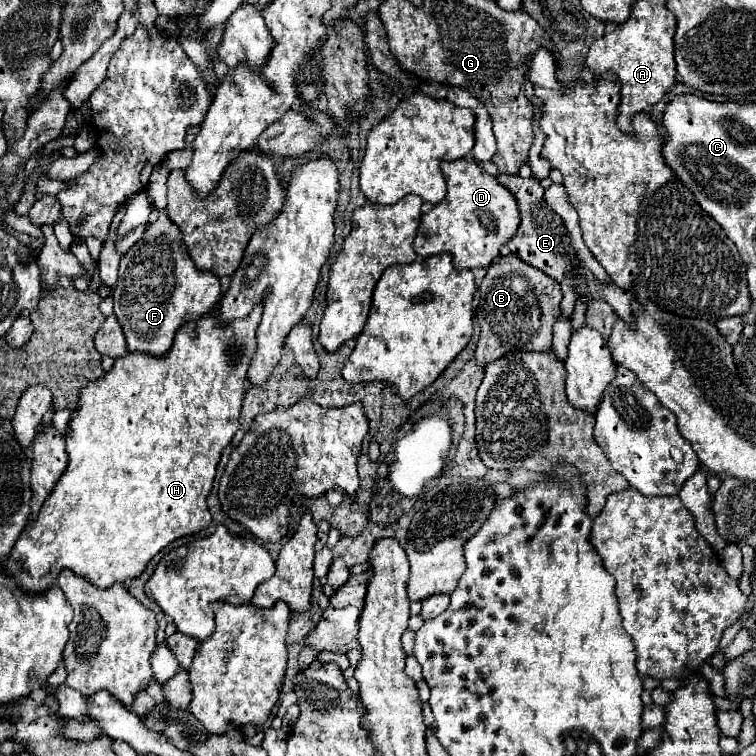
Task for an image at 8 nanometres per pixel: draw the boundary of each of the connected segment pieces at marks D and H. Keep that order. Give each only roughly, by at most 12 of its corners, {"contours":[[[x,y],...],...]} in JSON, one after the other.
{"contours":[[[469,158],[441,162],[445,198],[421,216],[415,252],[487,268],[521,218]],[[219,304],[81,388],[3,568],[107,588],[209,526],[261,322]]]}

